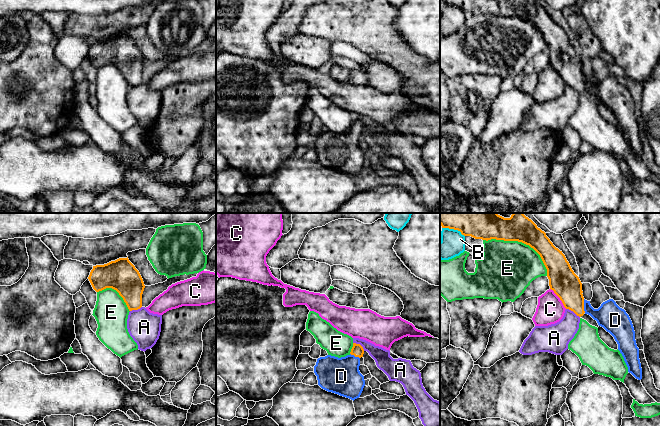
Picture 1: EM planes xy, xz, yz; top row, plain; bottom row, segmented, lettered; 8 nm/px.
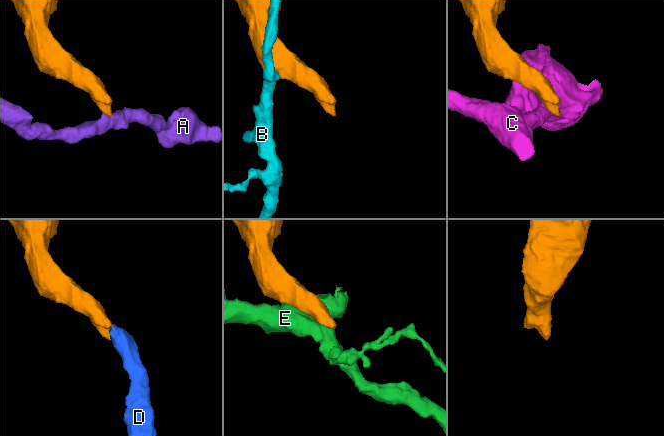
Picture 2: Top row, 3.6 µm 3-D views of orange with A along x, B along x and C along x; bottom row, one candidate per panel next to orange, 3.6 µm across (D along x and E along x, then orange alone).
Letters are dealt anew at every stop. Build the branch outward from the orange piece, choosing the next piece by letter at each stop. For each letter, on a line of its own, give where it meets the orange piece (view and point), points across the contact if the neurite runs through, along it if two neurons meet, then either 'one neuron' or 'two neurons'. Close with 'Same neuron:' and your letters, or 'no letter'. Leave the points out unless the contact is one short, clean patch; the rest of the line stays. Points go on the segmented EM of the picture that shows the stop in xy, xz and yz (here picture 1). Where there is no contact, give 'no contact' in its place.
A: contact yz (573, 311); border yz (566, 308), (573, 311), (579, 317); two neurons
B: contact yz (453, 228); two neurons
C: contact yz (559, 297); border yz (550, 288), (566, 308); two neurons
D: contact yz (583, 306); way yz (564, 282), (570, 293), (583, 306), (596, 314), (609, 315); one neuron
E: contact yz (521, 241); two neurons
Same neuron: D

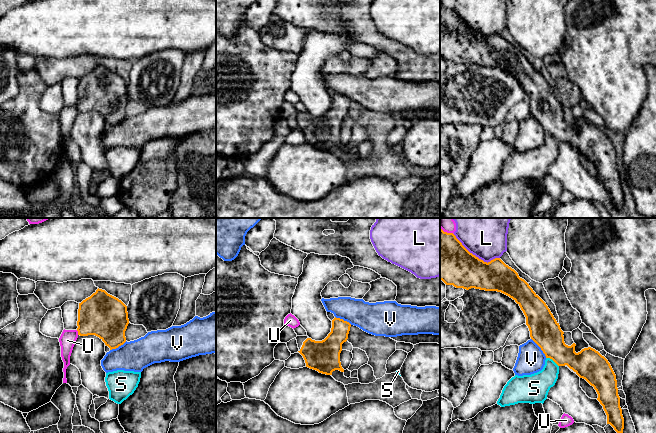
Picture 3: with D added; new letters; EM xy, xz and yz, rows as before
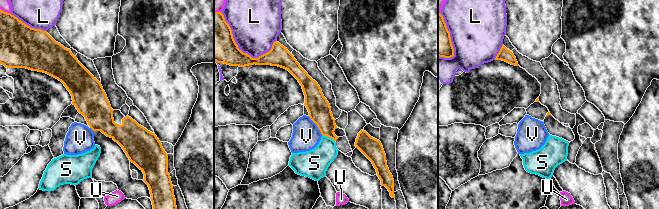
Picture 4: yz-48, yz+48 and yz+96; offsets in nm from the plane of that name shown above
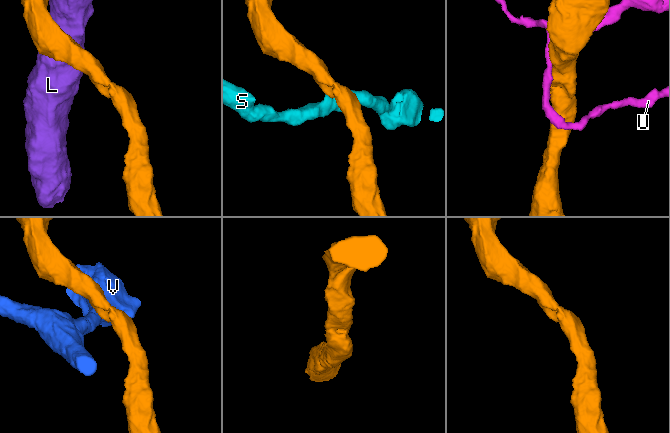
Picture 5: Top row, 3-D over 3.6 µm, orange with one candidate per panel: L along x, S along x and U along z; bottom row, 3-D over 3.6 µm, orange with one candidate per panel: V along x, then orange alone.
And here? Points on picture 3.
L: contact yz (475, 256); two neurons
S: contact yz (552, 359); border yz (546, 357), (549, 357), (558, 366); two neurons
U: contact xy (78, 332); two neurons
V: contact yz (540, 347); border yz (531, 338), (546, 357); two neurons
Same neuron: no letter

